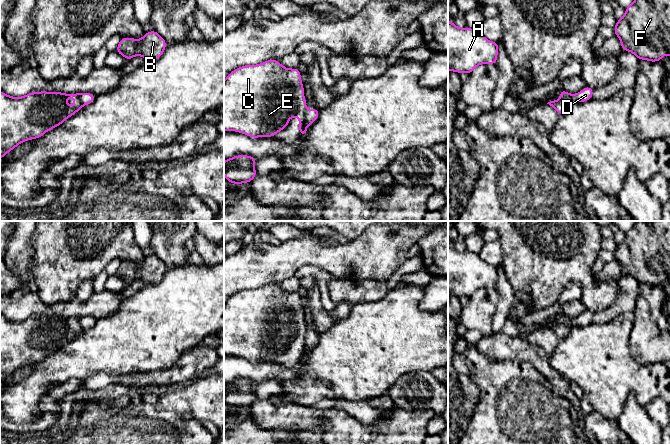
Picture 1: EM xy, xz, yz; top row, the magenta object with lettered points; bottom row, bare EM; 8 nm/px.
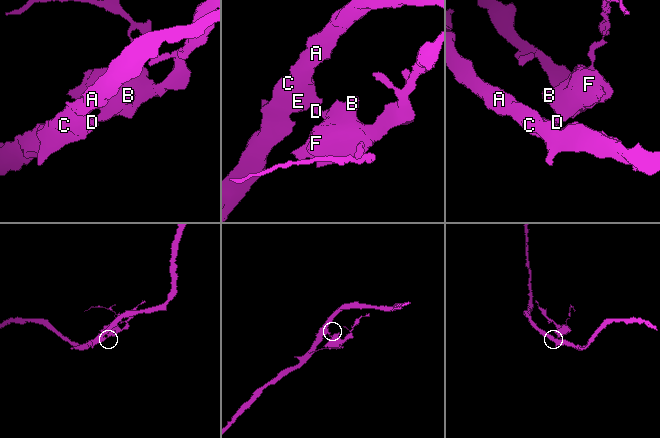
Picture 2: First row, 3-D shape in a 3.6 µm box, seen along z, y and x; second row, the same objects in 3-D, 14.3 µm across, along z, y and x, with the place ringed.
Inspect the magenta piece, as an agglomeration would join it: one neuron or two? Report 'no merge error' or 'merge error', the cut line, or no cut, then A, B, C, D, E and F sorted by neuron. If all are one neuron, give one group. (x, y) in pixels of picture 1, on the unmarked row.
merge error; cut xz (307, 333), (304, 339), (304, 352), (300, 358); groups A C E / B D F

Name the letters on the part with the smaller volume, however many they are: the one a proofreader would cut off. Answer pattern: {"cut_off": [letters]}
{"cut_off": ["B", "D", "F"]}

